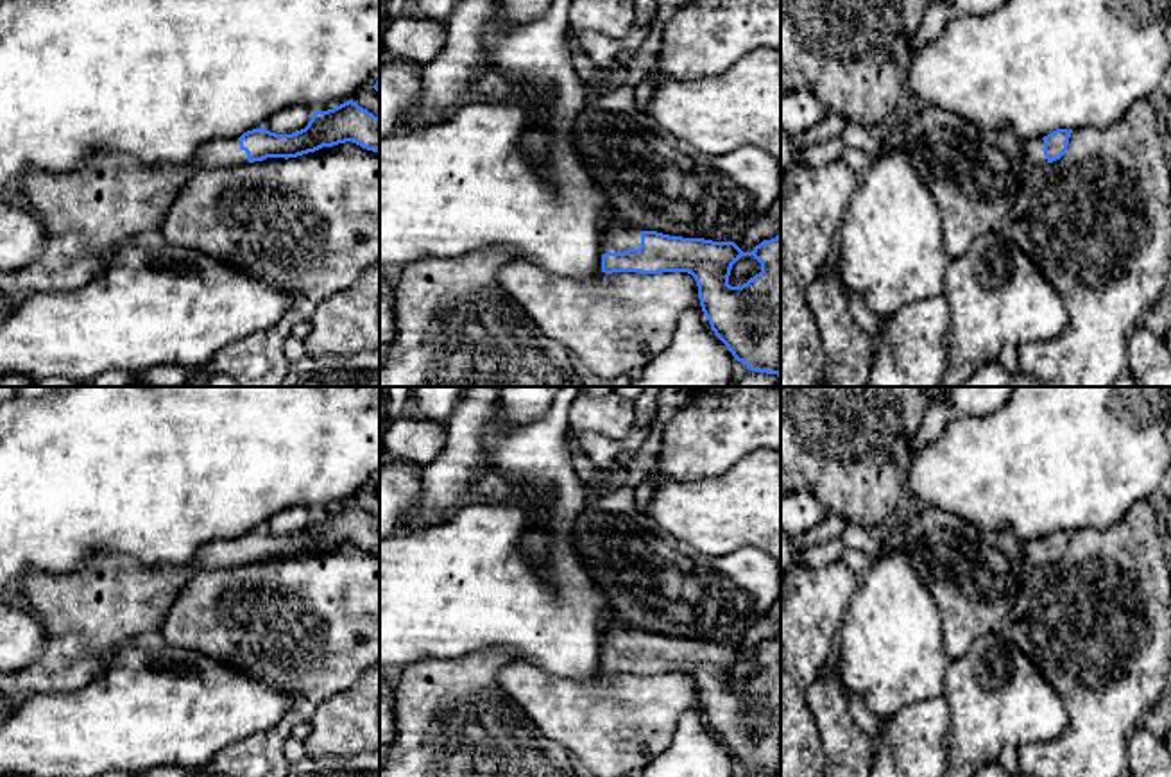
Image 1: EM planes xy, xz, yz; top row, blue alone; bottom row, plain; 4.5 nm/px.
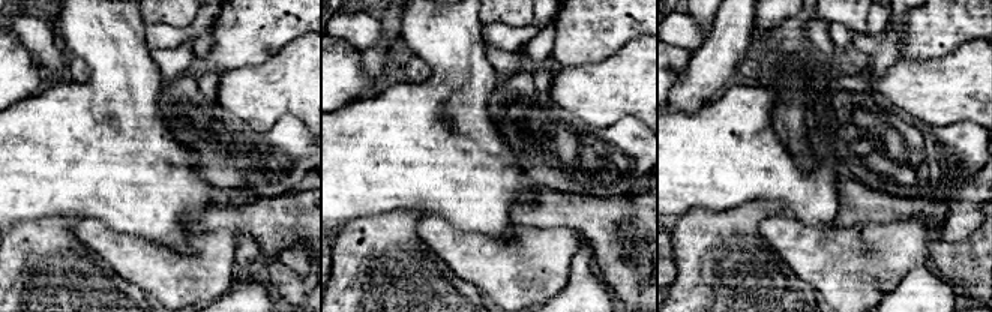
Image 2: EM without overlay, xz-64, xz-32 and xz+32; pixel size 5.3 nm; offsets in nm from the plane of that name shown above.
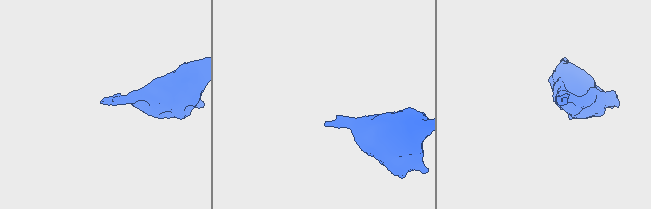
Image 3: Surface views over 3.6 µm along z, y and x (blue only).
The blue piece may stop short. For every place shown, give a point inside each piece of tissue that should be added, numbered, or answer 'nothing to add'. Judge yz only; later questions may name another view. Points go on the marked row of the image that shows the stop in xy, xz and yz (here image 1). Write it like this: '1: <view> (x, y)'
1: yz (1034, 149)

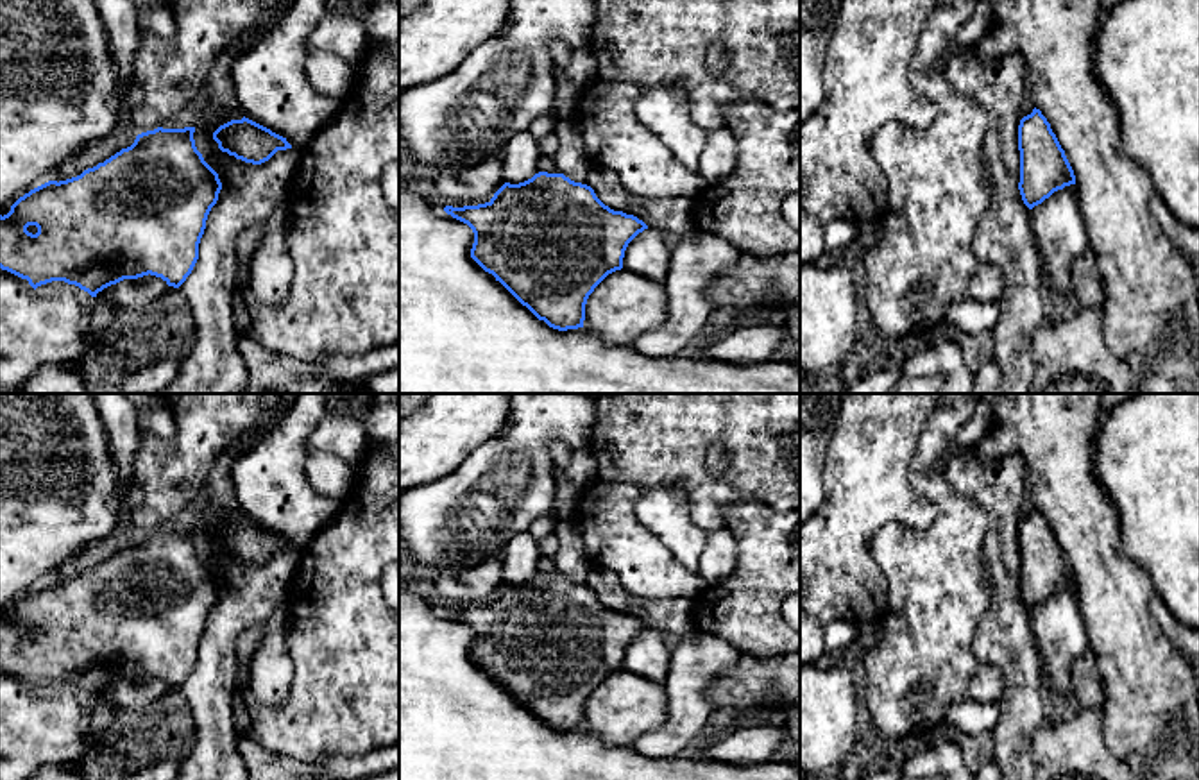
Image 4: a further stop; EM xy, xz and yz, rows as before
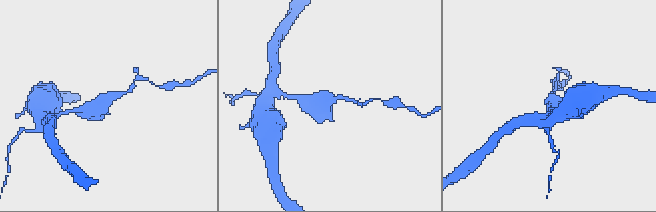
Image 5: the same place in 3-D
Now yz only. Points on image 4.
nothing to add

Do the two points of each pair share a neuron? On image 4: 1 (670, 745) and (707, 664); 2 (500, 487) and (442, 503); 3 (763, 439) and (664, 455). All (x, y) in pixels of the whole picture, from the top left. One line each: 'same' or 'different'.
1: same
2: same
3: same

